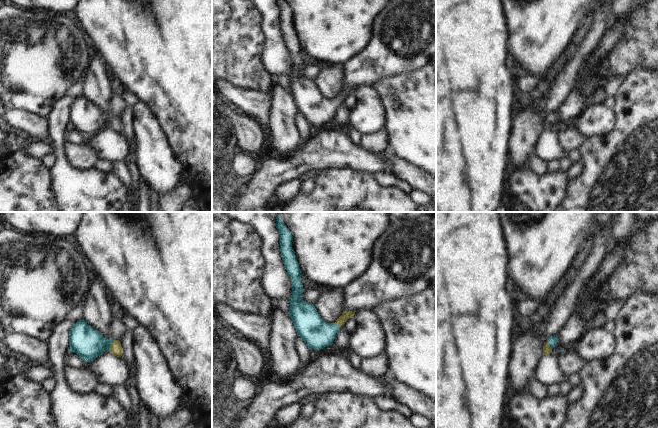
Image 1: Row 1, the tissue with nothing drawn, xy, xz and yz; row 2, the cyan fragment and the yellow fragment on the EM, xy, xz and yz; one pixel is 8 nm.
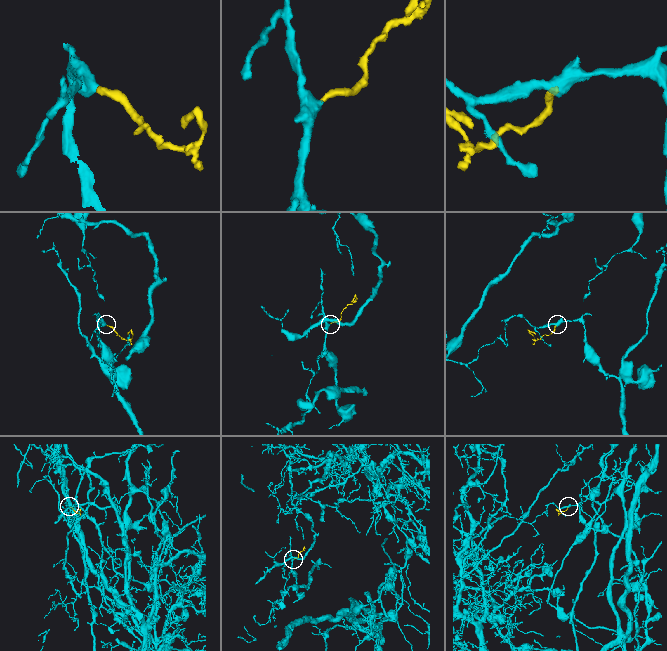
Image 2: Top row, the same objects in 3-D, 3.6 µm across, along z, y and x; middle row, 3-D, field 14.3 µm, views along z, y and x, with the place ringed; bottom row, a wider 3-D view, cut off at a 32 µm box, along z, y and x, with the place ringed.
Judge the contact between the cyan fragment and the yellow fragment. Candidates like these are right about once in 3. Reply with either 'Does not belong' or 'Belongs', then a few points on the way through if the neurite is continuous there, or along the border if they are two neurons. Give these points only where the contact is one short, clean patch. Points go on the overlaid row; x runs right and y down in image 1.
Belongs. Path across: xy (88, 343), (110, 344), (115, 348)

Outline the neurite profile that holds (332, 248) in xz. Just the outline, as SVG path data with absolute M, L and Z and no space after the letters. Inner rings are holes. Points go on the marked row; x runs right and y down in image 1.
M279 212L293 236L299 268L309 280L344 288L365 272L376 239L389 225L388 212Z

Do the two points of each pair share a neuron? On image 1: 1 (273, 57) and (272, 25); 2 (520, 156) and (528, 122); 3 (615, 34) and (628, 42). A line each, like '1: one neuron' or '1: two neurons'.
1: one neuron
2: one neuron
3: two neurons

